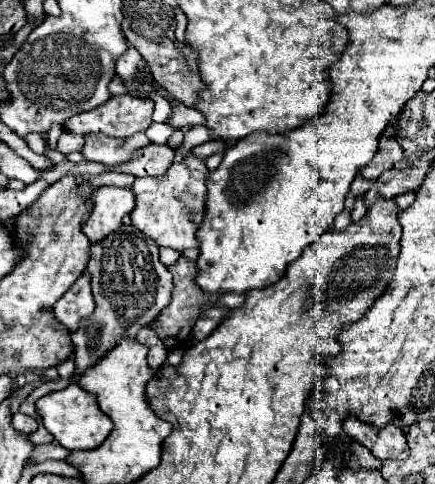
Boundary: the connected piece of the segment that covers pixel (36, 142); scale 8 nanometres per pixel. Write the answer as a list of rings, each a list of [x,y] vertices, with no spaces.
[[[29,134],[29,136],[25,136],[23,140],[29,144],[29,148],[31,148],[35,154],[45,156],[45,142],[43,142],[43,138],[41,138],[39,134]]]

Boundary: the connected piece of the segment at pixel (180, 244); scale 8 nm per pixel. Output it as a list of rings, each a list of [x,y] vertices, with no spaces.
[[[187,156],[175,162],[163,176],[135,178],[135,184],[131,188],[137,194],[137,206],[131,212],[133,226],[155,240],[159,246],[169,246],[179,252],[185,248],[197,248],[199,242],[195,240],[195,230],[199,228],[205,212],[203,202],[207,176],[209,170],[205,168],[203,160]]]

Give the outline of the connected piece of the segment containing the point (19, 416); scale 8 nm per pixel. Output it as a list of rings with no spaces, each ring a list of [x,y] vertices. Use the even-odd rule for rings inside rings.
[[[15,412],[13,414],[13,426],[15,426],[15,430],[25,432],[25,434],[31,434],[31,432],[37,430],[37,422],[31,416],[23,414],[23,412]]]

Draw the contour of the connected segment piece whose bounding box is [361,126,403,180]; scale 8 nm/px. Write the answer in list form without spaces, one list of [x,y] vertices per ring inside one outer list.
[[[389,126],[387,130],[389,130],[389,132],[385,132],[385,134],[381,136],[381,140],[379,140],[379,150],[377,150],[375,158],[371,160],[371,164],[367,164],[367,166],[361,170],[363,178],[367,178],[367,180],[377,180],[385,170],[393,168],[393,164],[403,158],[403,148],[399,146],[397,140],[391,138],[391,130],[393,130],[393,128]]]

